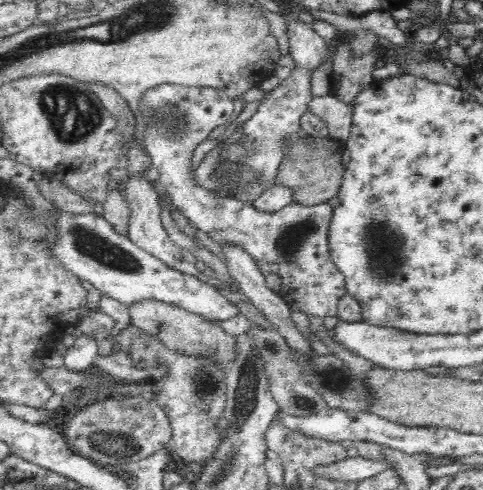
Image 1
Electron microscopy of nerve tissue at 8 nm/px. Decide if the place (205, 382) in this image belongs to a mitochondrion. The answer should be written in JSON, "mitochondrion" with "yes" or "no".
{"mitochondrion":"yes"}

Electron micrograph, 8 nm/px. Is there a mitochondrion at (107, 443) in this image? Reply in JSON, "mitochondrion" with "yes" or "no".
{"mitochondrion":"yes"}

